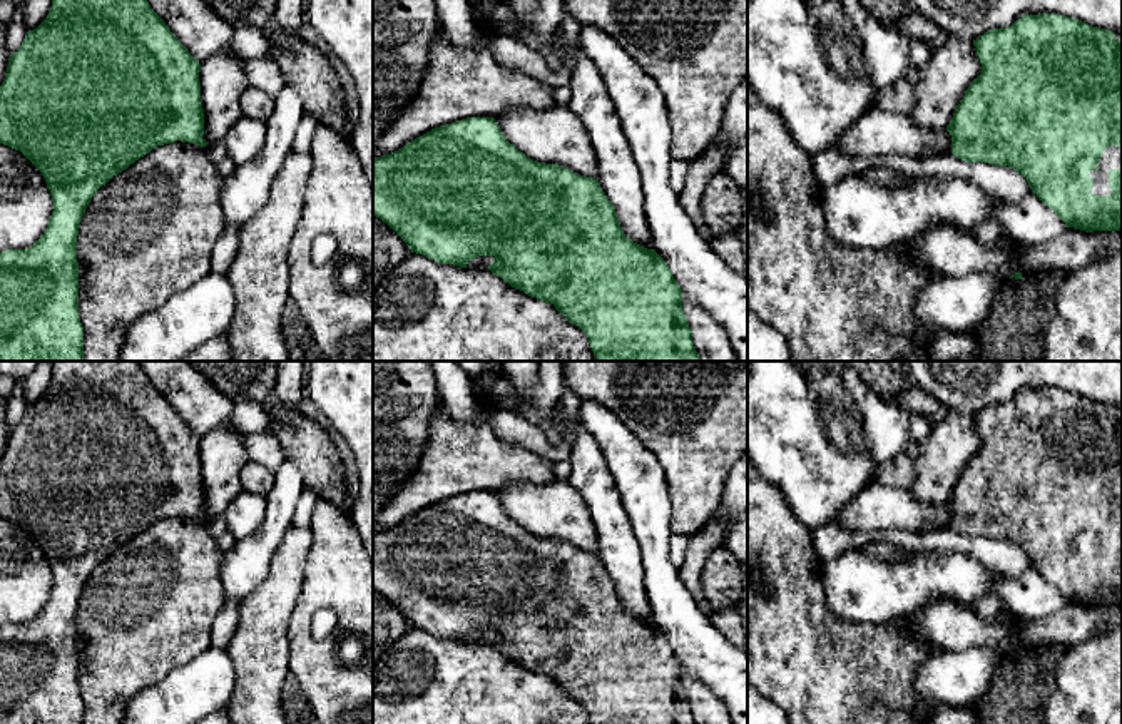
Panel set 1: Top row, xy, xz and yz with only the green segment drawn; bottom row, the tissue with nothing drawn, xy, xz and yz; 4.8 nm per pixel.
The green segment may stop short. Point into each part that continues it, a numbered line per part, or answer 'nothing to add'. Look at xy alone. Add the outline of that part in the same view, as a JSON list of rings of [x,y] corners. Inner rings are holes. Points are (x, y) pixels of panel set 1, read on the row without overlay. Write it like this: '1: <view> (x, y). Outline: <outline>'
nothing to add

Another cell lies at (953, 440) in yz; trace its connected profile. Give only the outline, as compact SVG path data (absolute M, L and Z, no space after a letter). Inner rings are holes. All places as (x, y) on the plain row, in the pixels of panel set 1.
M948 411L933 423L921 441L920 455L913 458L915 480L906 488L908 493L921 503L946 503L965 465L980 448L982 438L973 415Z

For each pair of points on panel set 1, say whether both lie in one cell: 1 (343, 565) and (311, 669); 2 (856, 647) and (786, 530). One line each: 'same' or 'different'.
1: same
2: same

